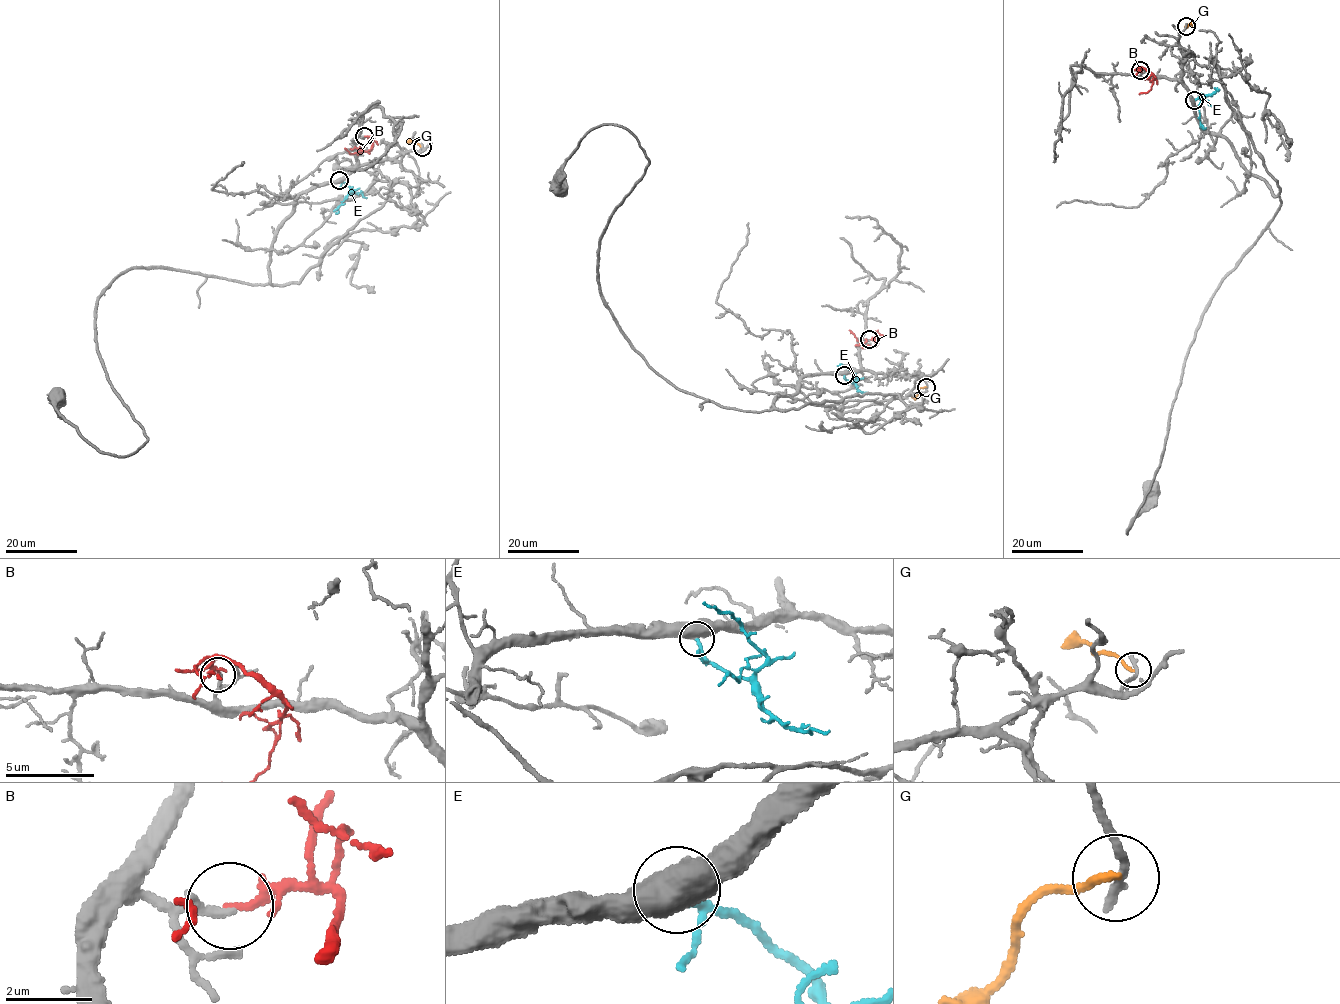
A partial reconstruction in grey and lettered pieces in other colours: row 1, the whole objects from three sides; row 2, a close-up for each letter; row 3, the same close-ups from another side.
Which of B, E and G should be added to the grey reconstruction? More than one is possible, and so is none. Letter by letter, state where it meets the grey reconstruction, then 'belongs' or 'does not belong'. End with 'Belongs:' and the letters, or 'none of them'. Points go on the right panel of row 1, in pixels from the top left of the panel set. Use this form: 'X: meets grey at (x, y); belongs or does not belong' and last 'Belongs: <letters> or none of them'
B: meets grey at (1140, 70); belongs
E: meets grey at (1194, 100); belongs
G: meets grey at (1186, 26); does not belong
Belongs: B, E

